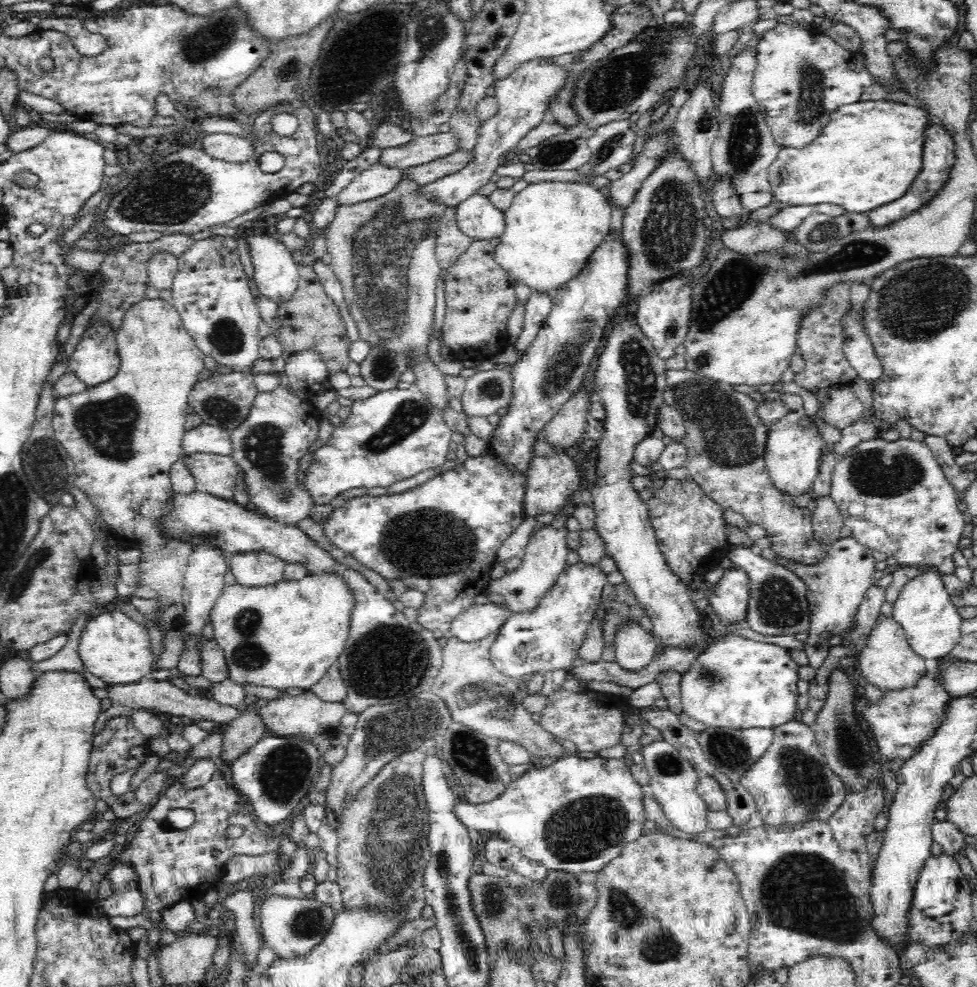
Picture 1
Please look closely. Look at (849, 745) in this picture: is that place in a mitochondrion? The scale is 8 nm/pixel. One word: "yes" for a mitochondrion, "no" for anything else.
yes

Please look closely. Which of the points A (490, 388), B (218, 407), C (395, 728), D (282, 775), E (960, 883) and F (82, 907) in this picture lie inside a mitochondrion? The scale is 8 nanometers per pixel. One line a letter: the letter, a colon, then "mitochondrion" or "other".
A: mitochondrion
B: mitochondrion
C: mitochondrion
D: mitochondrion
E: other
F: other

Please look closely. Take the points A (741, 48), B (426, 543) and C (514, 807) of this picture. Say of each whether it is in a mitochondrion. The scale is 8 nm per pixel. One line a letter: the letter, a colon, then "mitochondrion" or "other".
A: other
B: mitochondrion
C: other

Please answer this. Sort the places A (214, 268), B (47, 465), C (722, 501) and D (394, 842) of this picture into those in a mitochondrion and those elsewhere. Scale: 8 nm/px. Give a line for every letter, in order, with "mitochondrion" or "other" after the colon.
A: other
B: mitochondrion
C: other
D: mitochondrion

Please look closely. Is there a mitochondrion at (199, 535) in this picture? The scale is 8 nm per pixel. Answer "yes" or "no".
yes

